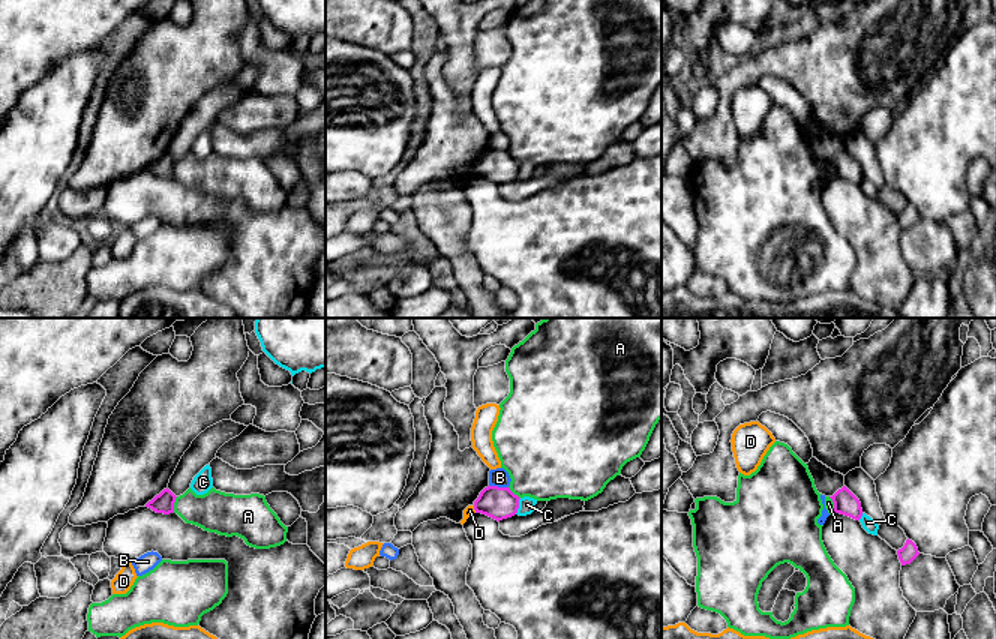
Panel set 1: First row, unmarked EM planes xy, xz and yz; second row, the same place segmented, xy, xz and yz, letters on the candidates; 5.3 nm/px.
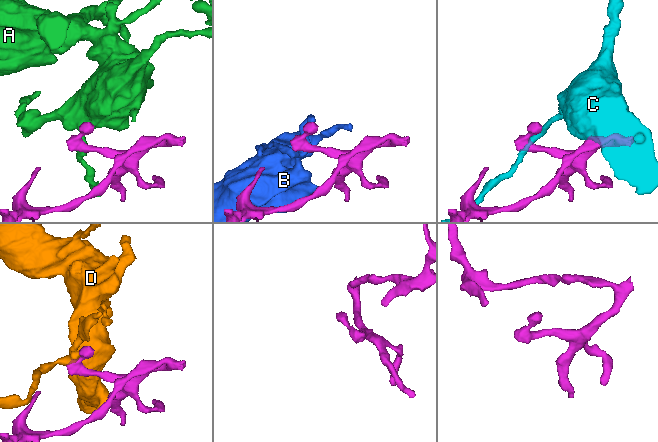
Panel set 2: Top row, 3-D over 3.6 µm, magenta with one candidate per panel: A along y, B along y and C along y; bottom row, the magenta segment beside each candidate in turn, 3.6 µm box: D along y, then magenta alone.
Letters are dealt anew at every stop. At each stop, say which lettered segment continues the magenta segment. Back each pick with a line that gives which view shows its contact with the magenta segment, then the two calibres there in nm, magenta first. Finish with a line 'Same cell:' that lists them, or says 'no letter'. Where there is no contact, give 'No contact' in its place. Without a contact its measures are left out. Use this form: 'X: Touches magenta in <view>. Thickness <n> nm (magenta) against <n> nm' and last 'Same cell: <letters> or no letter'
Same cell: no letter

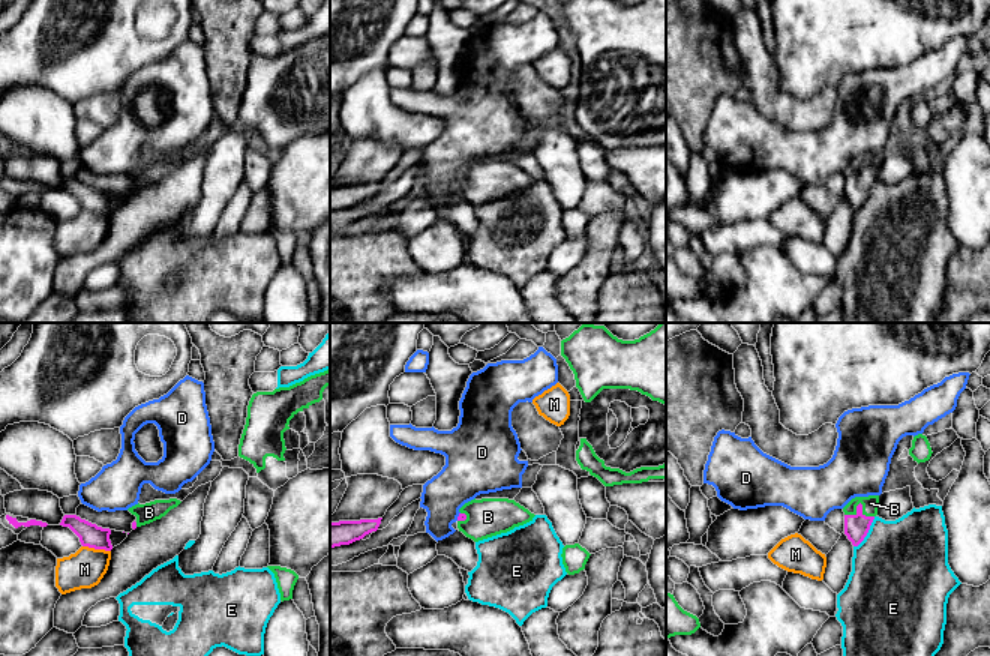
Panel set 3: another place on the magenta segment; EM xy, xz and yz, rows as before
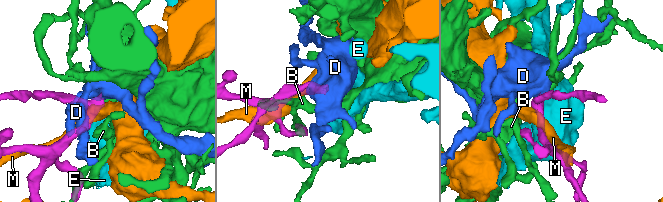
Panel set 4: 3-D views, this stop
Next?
B: Touches magenta in yz. Thickness 130 nm (magenta) against 90 nm
Same cell: B

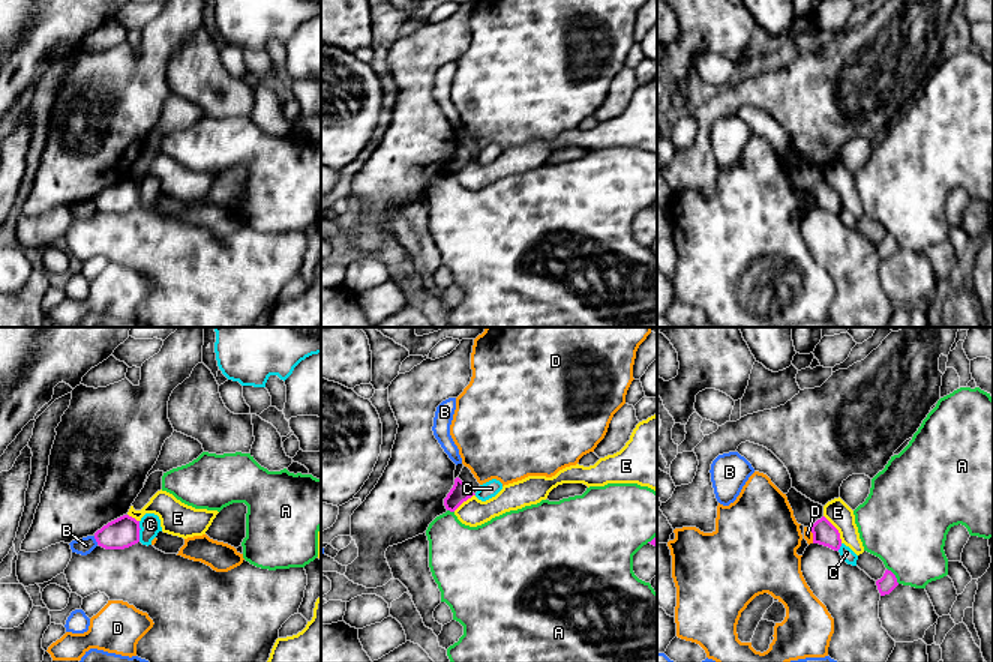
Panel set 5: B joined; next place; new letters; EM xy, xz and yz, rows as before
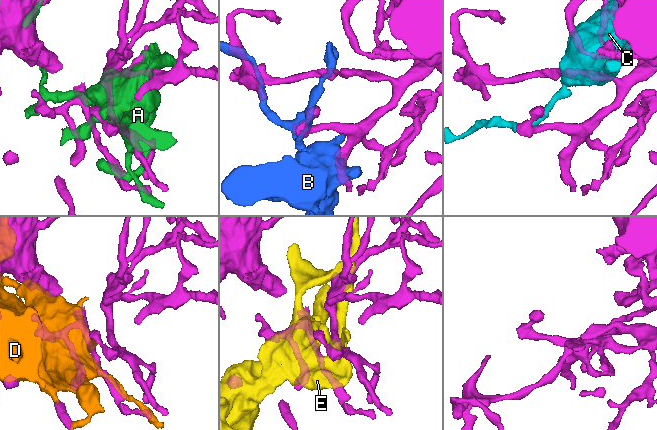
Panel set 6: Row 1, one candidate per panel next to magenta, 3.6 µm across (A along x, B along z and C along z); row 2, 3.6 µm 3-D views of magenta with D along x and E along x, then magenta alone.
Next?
Same cell: no letter

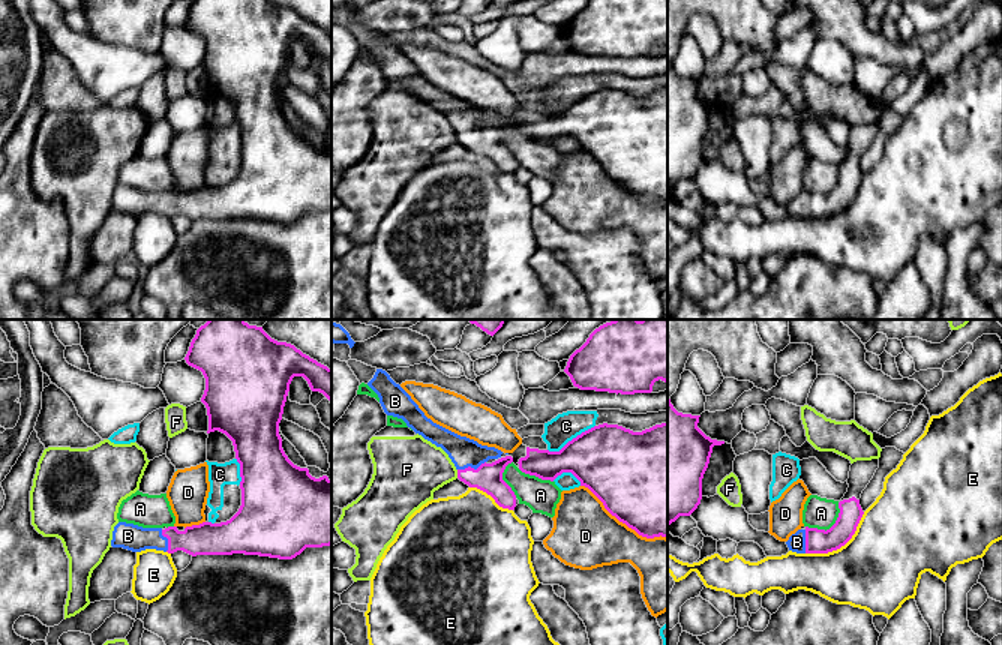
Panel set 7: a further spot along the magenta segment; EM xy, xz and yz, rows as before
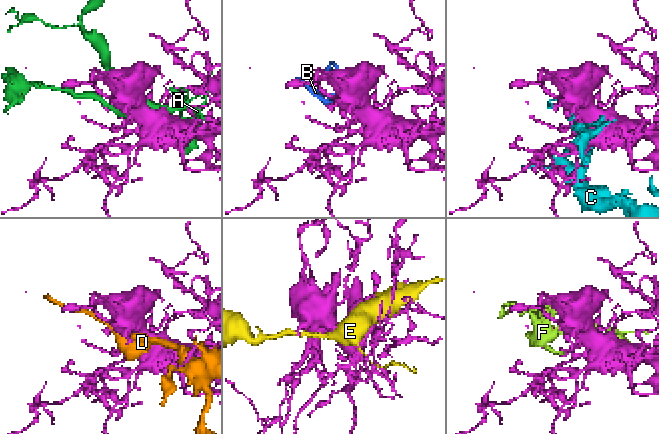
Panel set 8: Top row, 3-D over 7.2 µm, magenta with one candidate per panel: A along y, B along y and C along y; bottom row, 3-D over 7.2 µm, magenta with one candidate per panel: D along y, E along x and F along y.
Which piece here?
B: Touches magenta in xz. Thickness 160 nm (magenta) against 160 nm
Same cell: B

